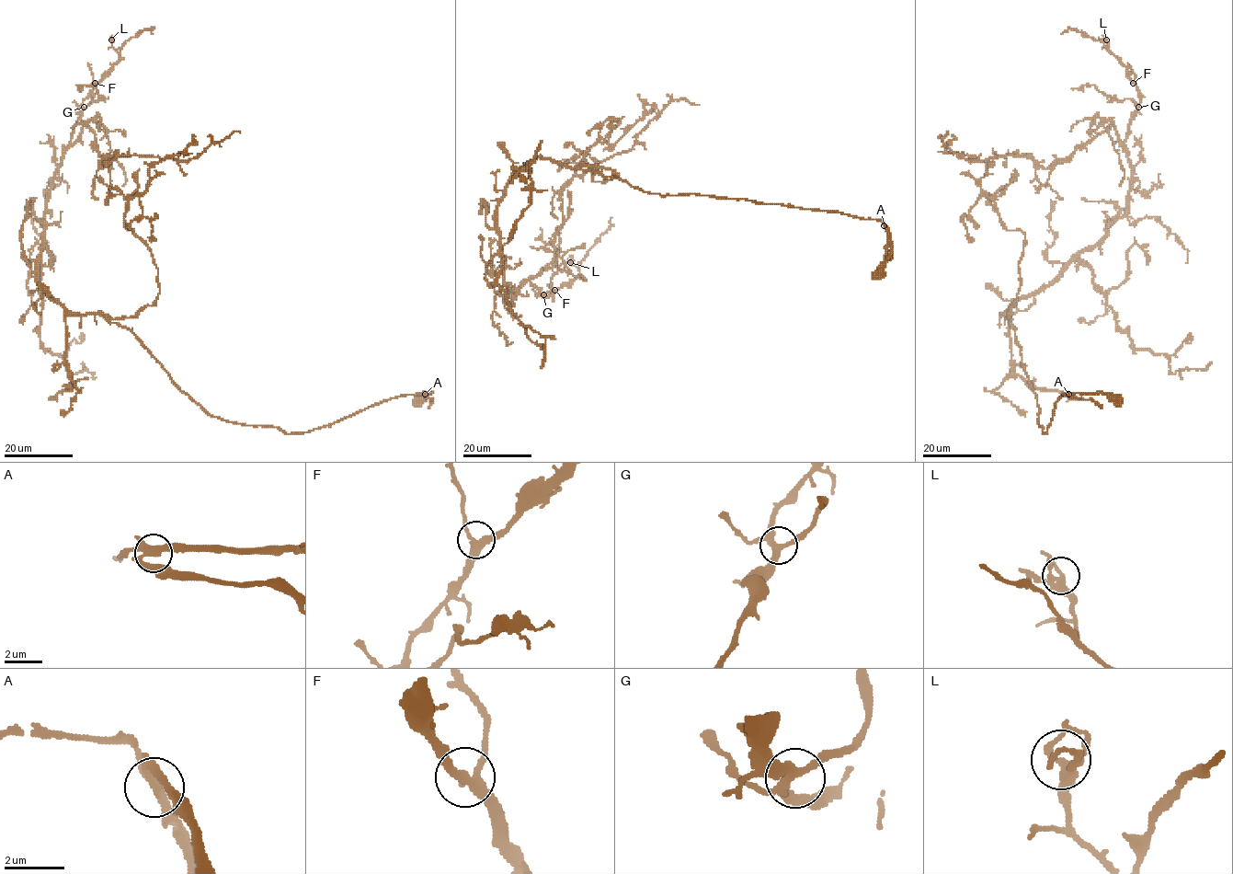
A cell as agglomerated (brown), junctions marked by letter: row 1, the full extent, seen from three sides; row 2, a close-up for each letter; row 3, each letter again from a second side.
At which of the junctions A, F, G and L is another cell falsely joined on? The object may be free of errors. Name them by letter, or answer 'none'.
A

